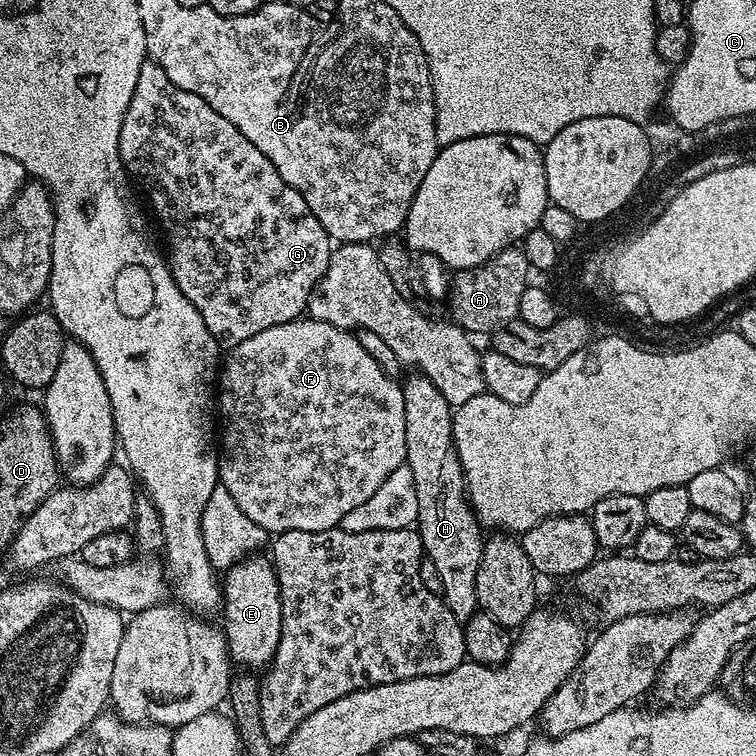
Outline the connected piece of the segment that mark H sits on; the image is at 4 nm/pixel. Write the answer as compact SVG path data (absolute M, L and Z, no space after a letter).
M412 374L402 387L406 406L406 463L414 474L414 490L418 494L416 524L420 541L425 557L438 570L444 605L456 620L463 622L478 611L475 586L486 540L480 537L482 525L468 502L464 471L452 441L454 408L442 398L438 386L423 374Z

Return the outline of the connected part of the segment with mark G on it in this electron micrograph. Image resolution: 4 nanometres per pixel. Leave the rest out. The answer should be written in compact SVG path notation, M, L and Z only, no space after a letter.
M145 59L144 64L138 70L138 86L134 86L134 98L130 98L130 106L122 118L122 134L118 138L118 150L124 163L124 171L129 177L140 179L140 184L144 187L144 192L148 195L148 200L152 203L152 208L156 211L156 216L160 219L160 224L164 227L164 236L168 239L166 247L166 263L172 270L174 282L178 282L178 290L186 294L188 301L202 314L202 322L206 322L206 330L216 339L221 346L235 346L246 342L246 338L254 338L254 334L262 334L262 330L270 330L270 326L282 326L282 322L301 319L308 308L308 299L316 283L326 274L326 266L332 257L333 241L326 234L322 222L314 218L310 206L306 206L306 198L294 190L274 170L274 162L230 122L230 118L222 118L210 102L206 102L198 94L190 90L182 90L166 78L166 70L162 70L160 64L153 60Z

